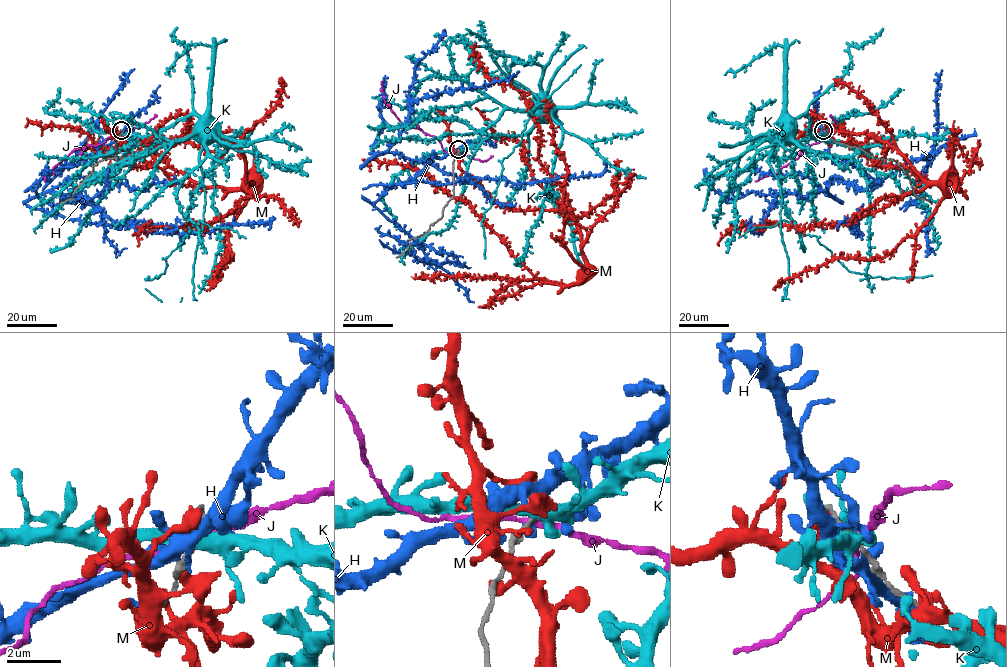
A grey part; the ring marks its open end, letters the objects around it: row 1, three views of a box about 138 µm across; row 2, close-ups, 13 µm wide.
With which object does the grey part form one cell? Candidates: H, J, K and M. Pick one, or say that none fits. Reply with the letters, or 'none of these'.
none of these

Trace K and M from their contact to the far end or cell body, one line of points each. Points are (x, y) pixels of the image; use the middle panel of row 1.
K: (458, 152), (465, 150), (504, 110), (533, 109), (541, 105)
M: (457, 150), (498, 203), (576, 223), (585, 265), (576, 282), (541, 283), (423, 172), (376, 159), (369, 171)

